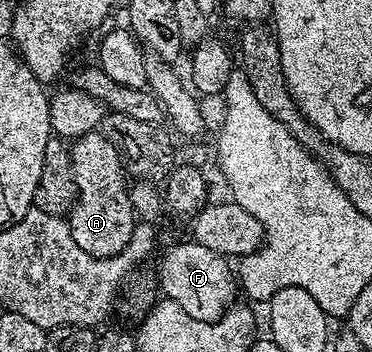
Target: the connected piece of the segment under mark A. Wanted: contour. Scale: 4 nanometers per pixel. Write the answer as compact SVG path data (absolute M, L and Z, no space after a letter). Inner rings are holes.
M99 130L71 141L74 182L78 186L76 205L67 217L70 234L86 254L94 258L110 258L126 250L126 242L134 234L138 217L132 210L130 180L120 152Z

